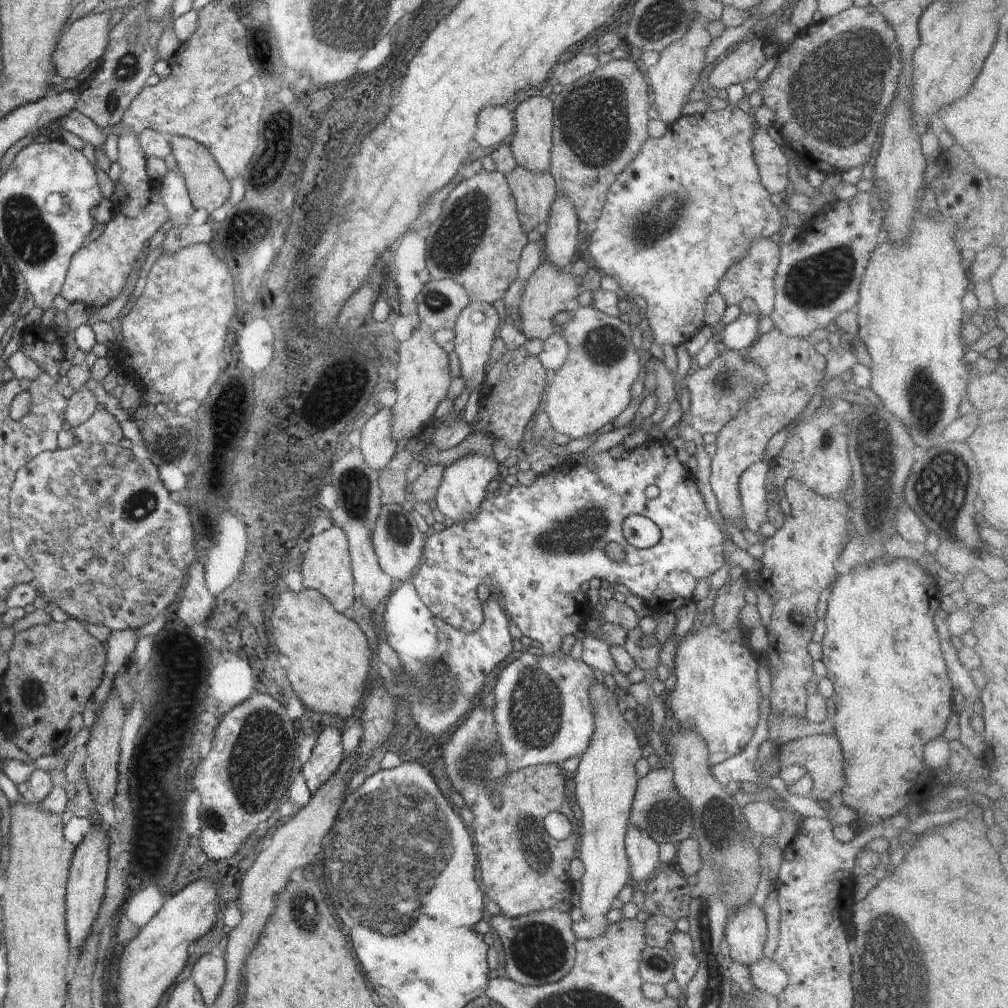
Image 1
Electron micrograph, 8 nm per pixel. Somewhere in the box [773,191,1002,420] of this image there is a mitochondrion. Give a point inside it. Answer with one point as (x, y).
(816, 280)

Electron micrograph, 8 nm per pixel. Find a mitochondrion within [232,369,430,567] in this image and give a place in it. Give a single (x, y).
(356, 492)

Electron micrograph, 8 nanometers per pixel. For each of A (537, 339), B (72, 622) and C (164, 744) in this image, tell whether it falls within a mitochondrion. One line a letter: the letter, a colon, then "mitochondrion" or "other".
A: other
B: other
C: other

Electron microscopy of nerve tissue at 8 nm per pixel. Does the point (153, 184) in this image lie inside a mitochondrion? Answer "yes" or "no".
no

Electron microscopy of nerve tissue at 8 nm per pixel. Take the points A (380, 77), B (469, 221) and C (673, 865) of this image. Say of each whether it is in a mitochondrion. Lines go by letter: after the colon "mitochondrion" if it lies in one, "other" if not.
A: other
B: mitochondrion
C: other

